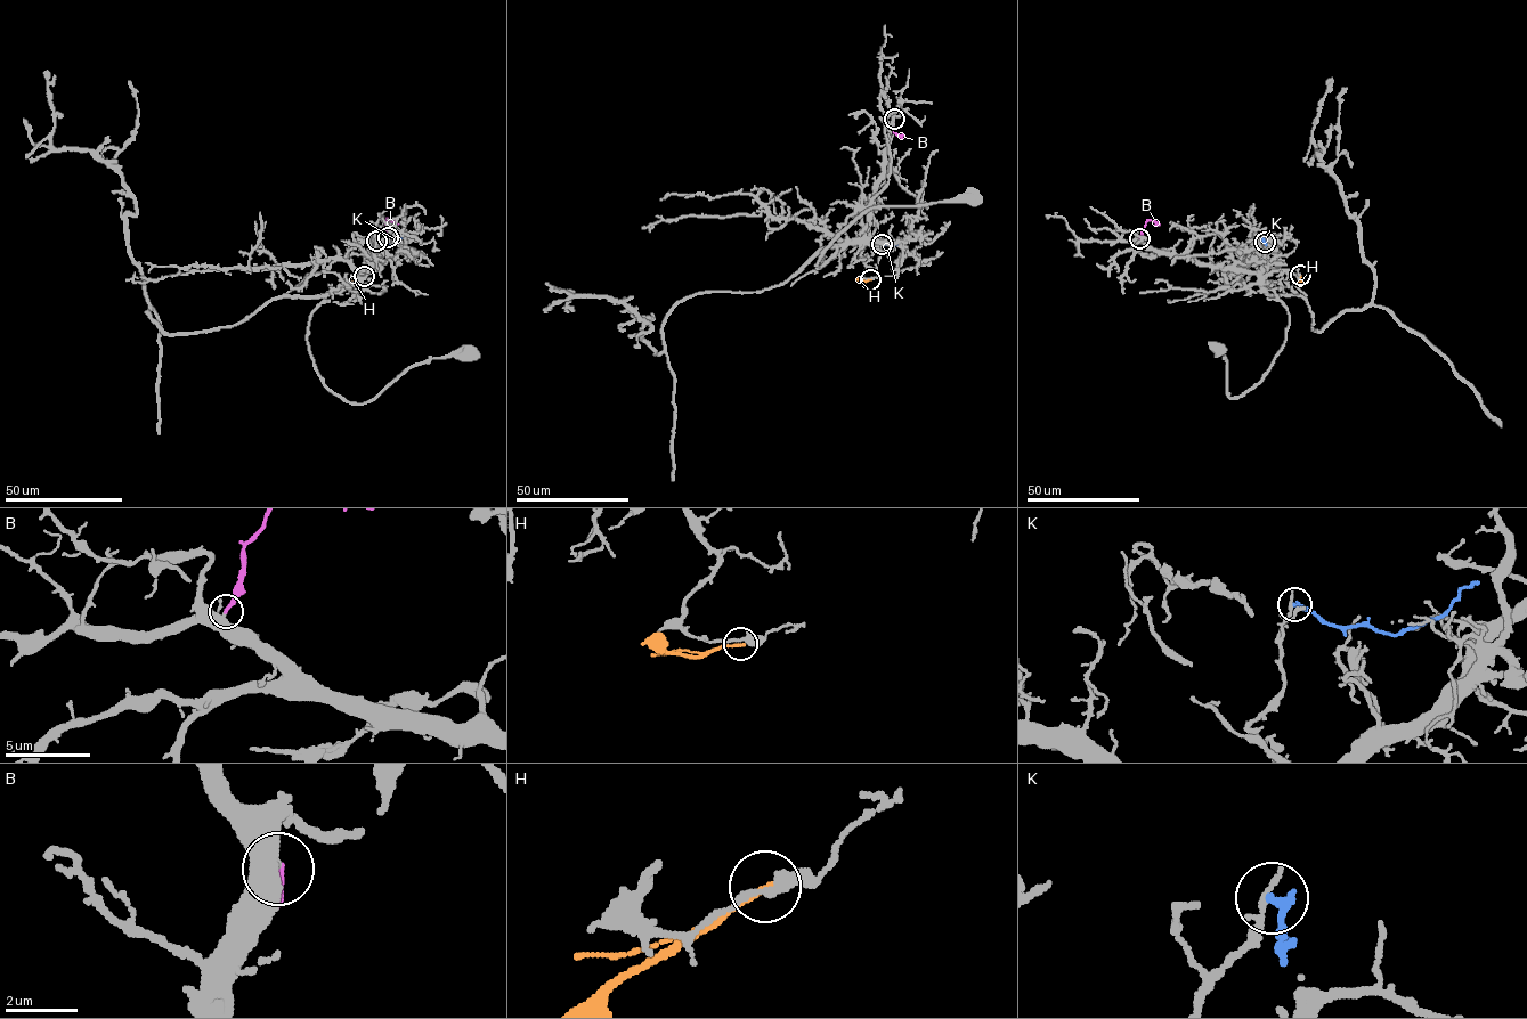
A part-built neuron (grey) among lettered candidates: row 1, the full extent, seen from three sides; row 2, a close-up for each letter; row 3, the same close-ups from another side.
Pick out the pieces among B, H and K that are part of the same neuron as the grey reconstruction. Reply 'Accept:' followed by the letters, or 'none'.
Accept: B

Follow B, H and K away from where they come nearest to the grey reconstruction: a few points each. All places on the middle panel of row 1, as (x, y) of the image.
B: (894, 119), (893, 132), (903, 135)
H: (870, 279), (857, 279)
K: (882, 244), (907, 243)

